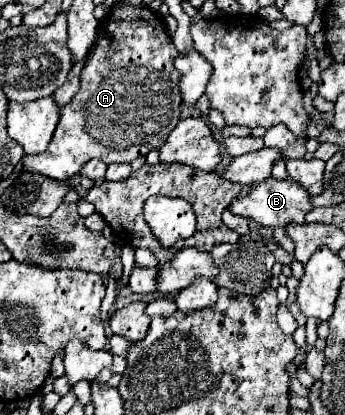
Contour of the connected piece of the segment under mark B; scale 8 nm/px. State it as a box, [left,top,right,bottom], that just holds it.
[230,178,314,226]

